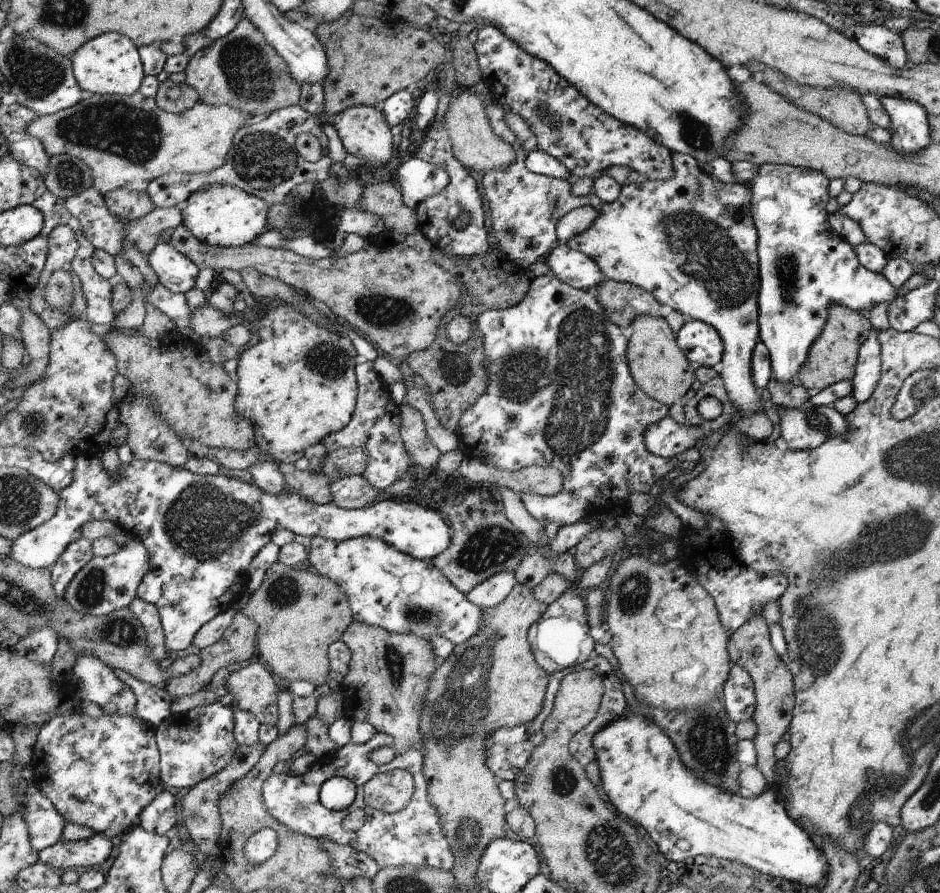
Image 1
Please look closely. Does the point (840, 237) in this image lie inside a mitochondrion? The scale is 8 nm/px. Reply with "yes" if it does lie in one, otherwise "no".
no

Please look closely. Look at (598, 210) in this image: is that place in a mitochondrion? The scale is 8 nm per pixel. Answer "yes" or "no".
no

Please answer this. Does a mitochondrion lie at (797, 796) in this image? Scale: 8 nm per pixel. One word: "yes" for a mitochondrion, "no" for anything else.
no

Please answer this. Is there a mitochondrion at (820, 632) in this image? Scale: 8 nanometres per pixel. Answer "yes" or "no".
yes

